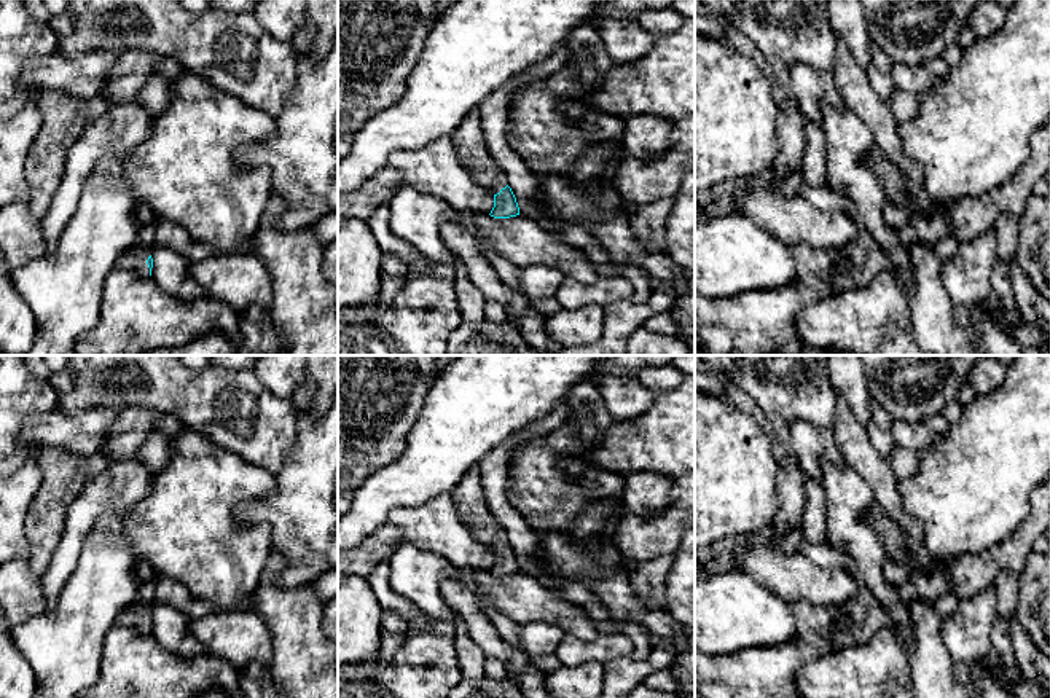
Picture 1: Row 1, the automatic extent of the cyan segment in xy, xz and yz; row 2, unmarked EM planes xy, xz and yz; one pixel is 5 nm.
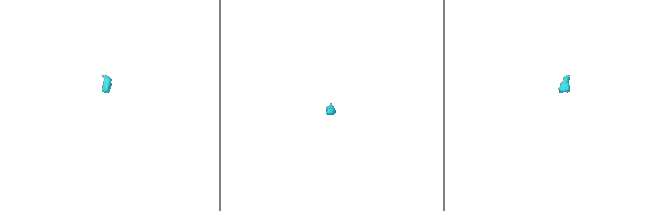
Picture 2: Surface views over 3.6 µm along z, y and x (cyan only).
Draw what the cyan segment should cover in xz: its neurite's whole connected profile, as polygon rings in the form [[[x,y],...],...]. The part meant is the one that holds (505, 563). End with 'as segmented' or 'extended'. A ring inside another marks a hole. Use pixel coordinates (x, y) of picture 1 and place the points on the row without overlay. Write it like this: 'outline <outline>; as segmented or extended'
outline [[[476,467],[467,470],[464,478],[451,491],[451,497],[470,535],[494,551],[494,564],[489,572],[494,575],[519,572],[519,564],[508,543],[508,535],[488,507],[481,475]]]; extended

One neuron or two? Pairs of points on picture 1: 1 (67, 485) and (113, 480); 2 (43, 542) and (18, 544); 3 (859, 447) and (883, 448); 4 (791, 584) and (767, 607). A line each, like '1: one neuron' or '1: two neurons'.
1: two neurons
2: two neurons
3: two neurons
4: two neurons

